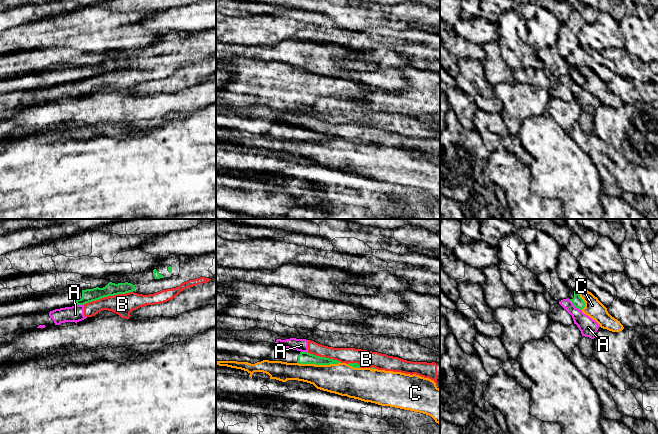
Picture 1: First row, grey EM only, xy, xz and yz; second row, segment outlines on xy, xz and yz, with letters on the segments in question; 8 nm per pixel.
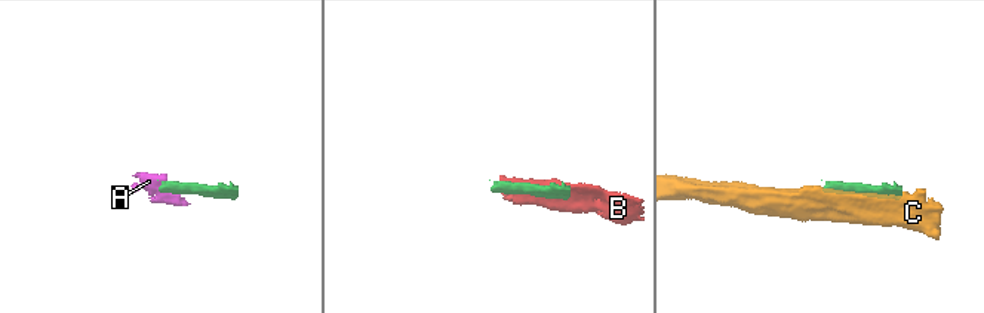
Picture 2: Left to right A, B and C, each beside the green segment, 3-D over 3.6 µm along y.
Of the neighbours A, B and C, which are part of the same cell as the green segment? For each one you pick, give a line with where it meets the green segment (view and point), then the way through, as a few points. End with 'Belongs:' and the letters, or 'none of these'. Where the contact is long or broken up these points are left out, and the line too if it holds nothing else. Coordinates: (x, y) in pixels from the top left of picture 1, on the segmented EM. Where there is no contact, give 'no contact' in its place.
Belongs: none of these

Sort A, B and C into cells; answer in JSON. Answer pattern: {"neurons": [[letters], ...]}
{"neurons": [["A", "B"], ["C"]]}

